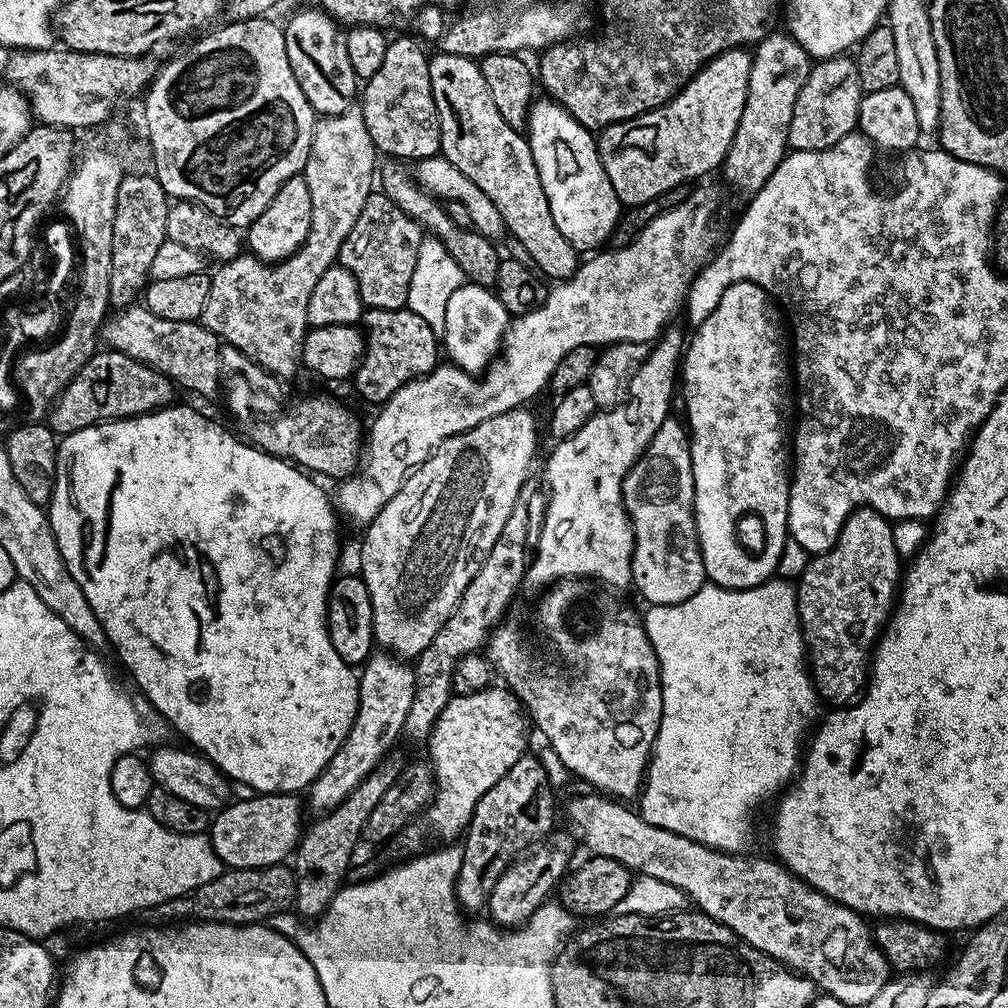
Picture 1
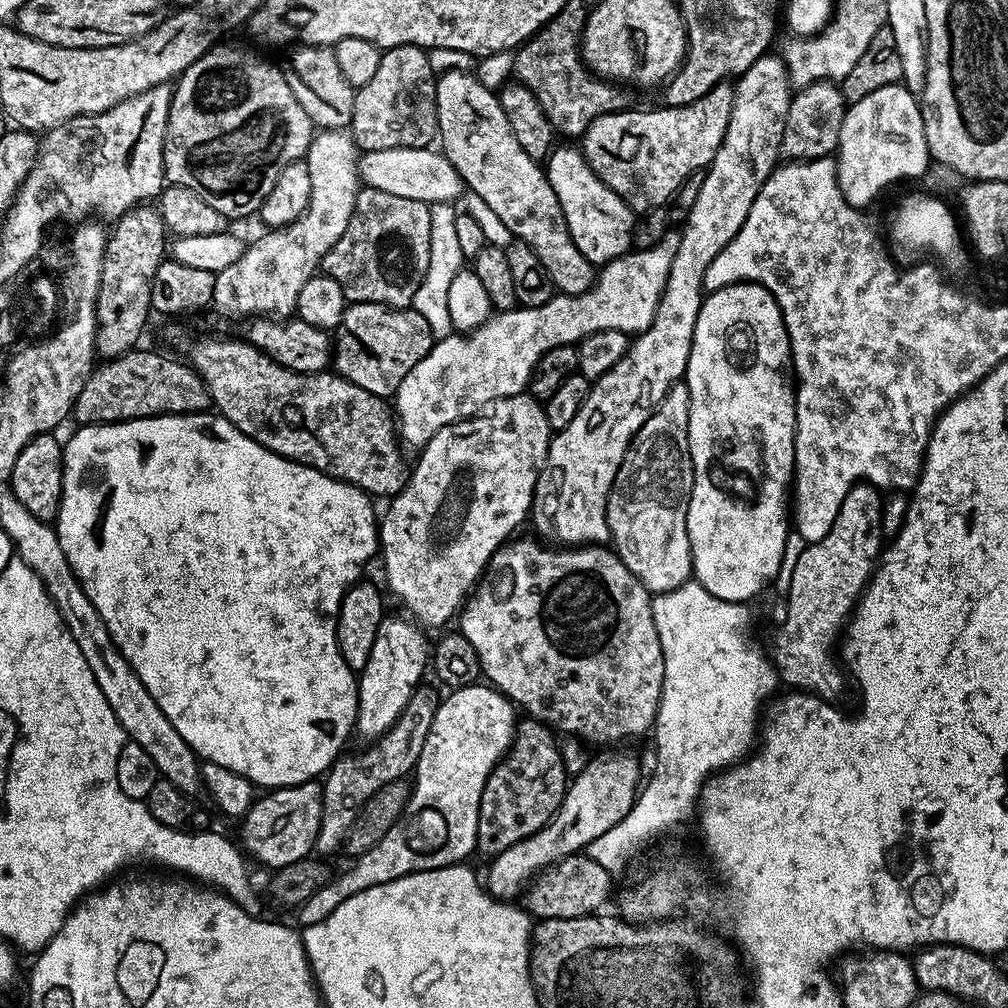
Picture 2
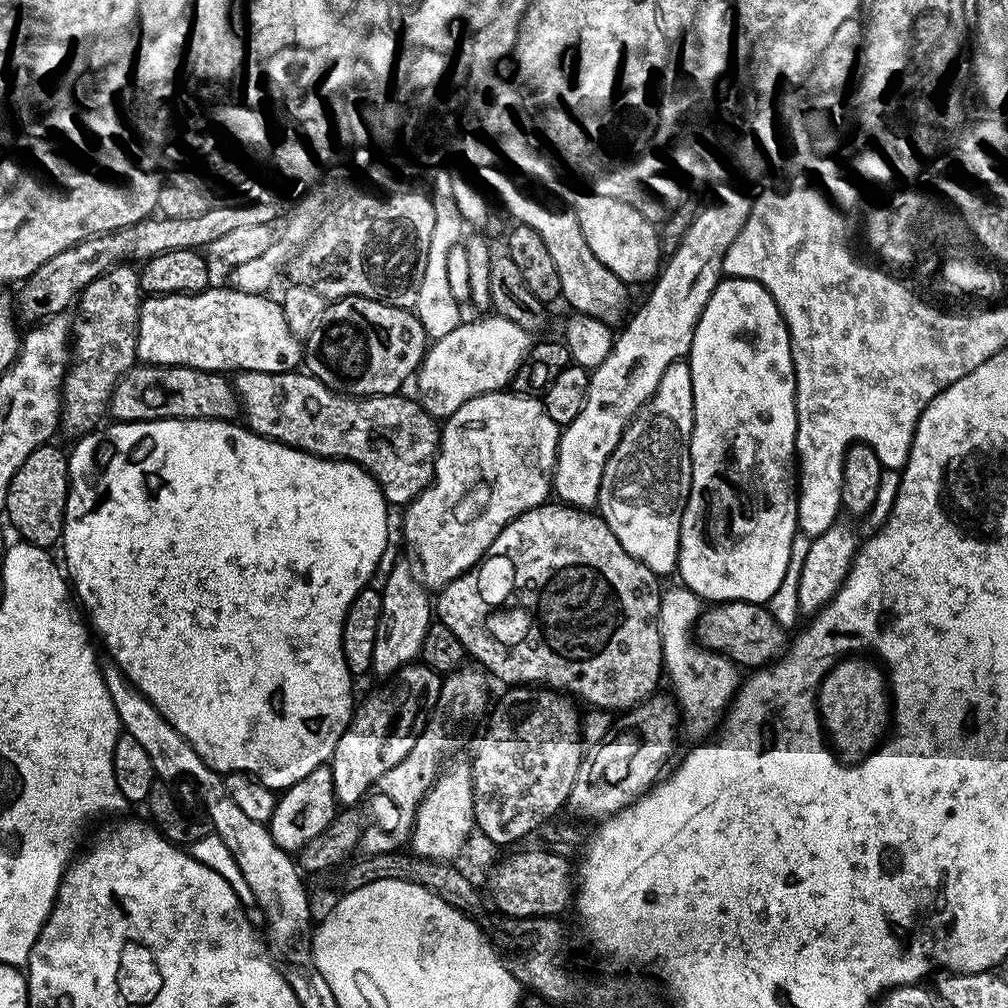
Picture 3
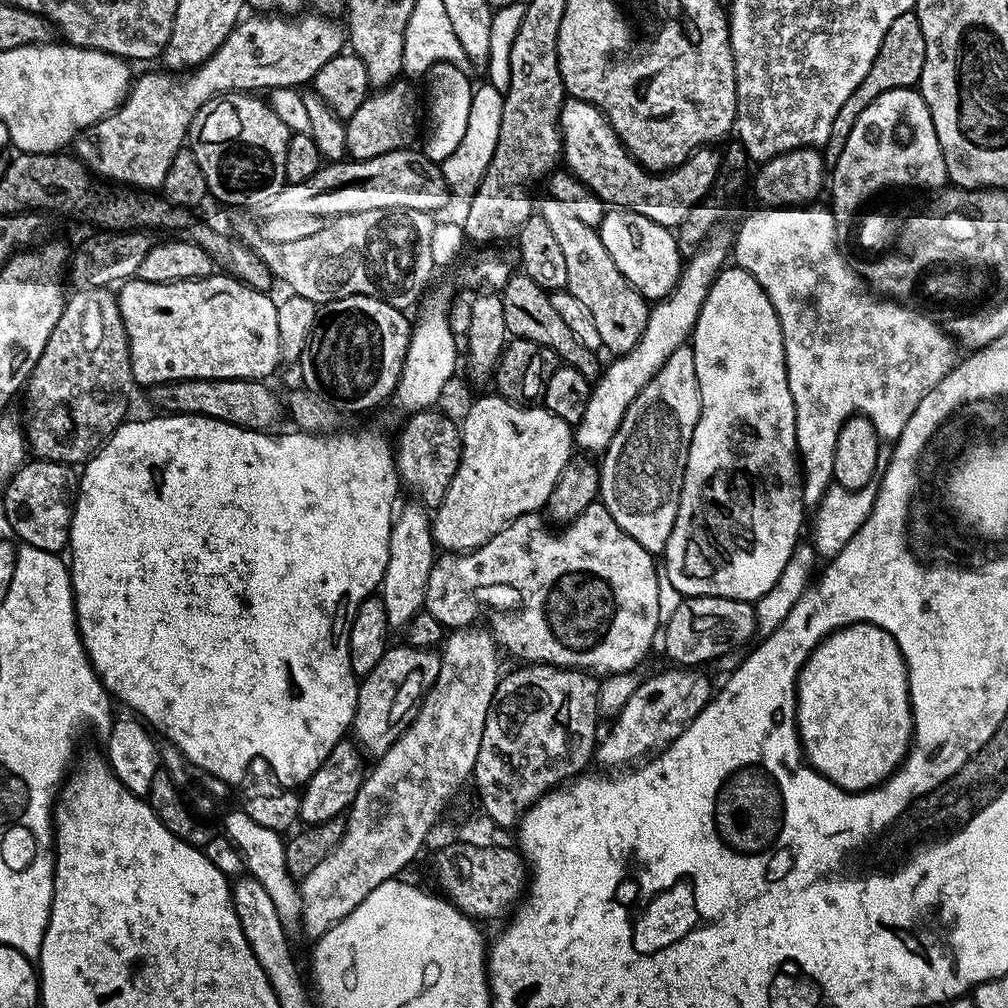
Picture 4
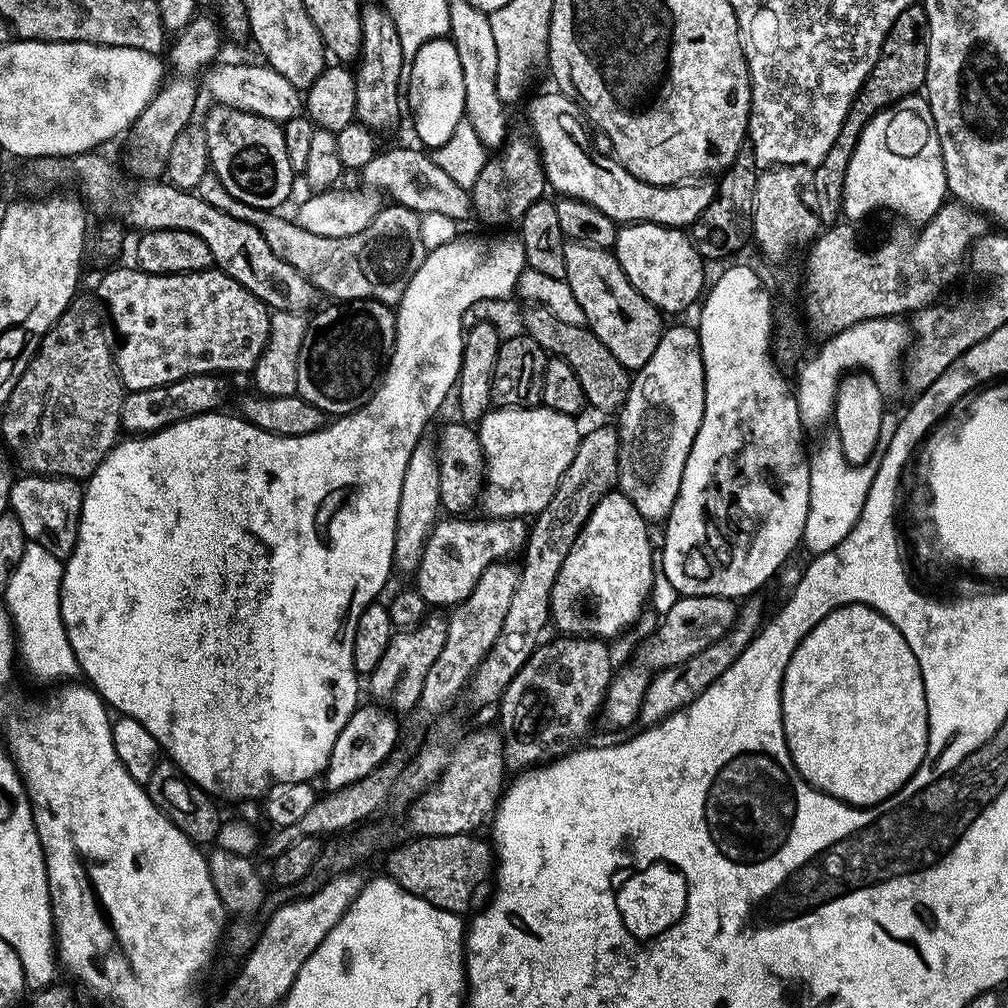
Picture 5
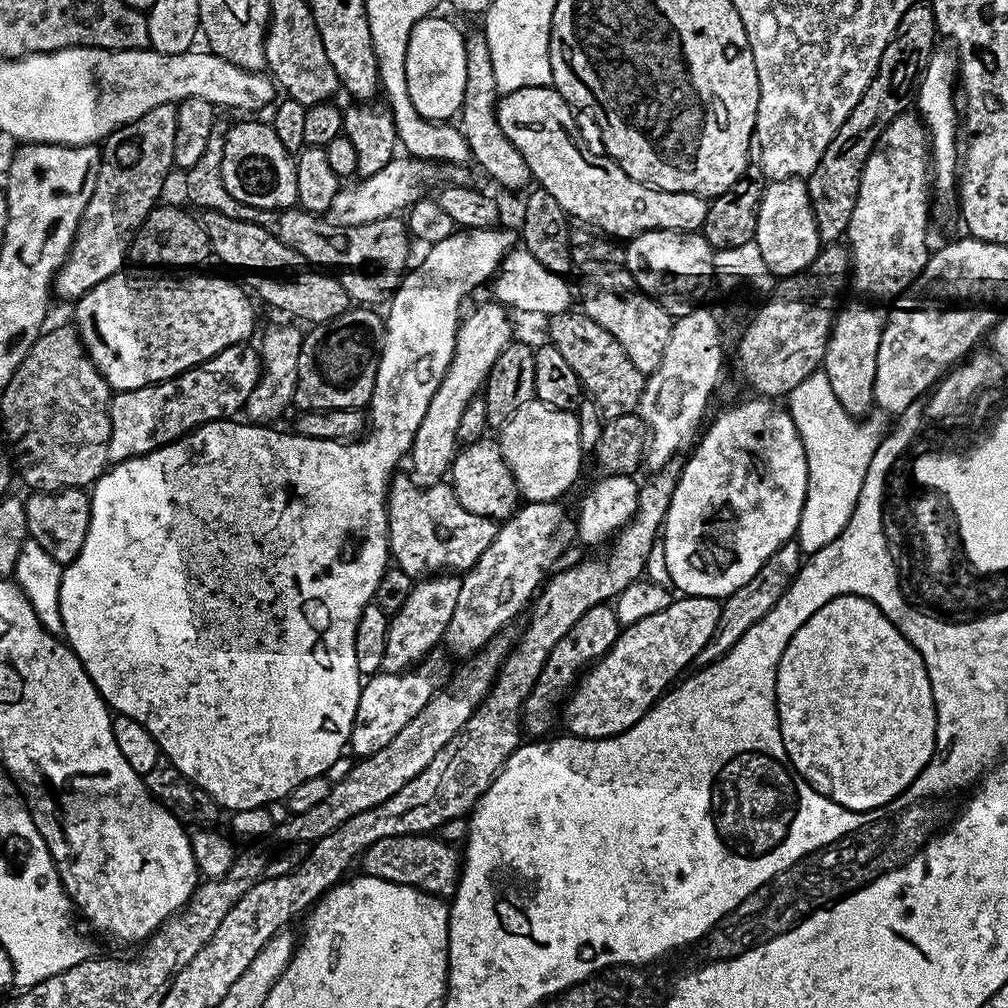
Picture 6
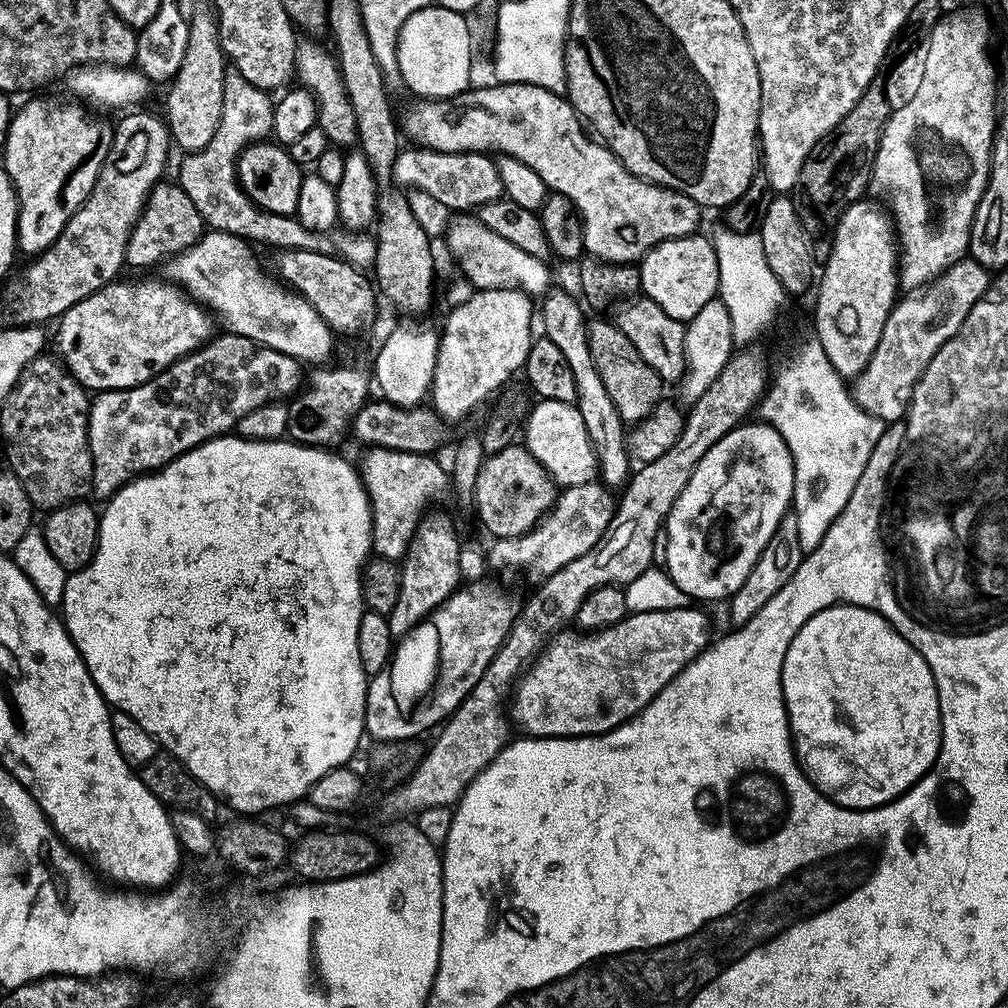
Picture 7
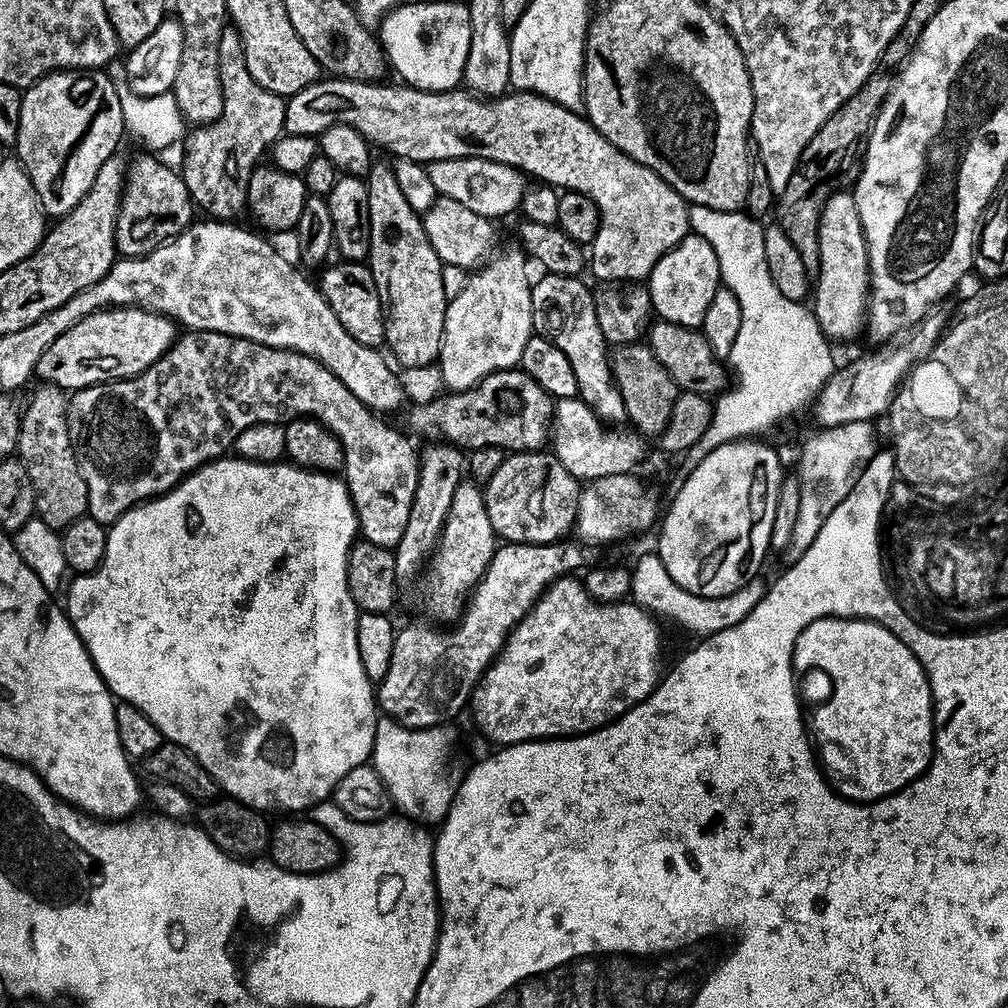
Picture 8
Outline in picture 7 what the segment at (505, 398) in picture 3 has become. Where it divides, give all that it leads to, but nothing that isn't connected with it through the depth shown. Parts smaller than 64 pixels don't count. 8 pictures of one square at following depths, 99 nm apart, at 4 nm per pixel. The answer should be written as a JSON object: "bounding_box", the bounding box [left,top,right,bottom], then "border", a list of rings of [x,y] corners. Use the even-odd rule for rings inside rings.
{"bounding_box":[522,399,597,486],"border":[[[537,399],[522,424],[522,444],[560,486],[582,486],[597,479],[596,455],[590,446],[582,414],[575,404]]]}

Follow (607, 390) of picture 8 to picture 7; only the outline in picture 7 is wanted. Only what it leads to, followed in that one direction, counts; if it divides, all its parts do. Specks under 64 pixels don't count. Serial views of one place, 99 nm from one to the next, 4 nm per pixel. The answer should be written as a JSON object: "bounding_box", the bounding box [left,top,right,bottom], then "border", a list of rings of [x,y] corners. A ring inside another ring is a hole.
{"bounding_box":[538,291,630,490],"border":[[[549,291],[543,297],[542,303],[538,308],[538,320],[544,323],[543,335],[550,342],[554,342],[554,346],[558,346],[558,350],[562,350],[566,363],[570,365],[570,371],[574,374],[574,386],[576,387],[576,409],[582,414],[582,422],[586,426],[586,434],[590,440],[590,446],[596,455],[596,467],[598,469],[599,479],[605,488],[609,490],[623,489],[627,484],[630,475],[630,457],[626,451],[626,425],[621,420],[618,410],[614,410],[614,402],[610,402],[610,394],[606,394],[606,386],[602,386],[602,378],[598,378],[598,370],[594,366],[594,358],[590,358],[590,350],[588,349],[588,326],[586,323],[586,315],[580,309],[581,301],[575,295],[571,296],[568,292]]]}

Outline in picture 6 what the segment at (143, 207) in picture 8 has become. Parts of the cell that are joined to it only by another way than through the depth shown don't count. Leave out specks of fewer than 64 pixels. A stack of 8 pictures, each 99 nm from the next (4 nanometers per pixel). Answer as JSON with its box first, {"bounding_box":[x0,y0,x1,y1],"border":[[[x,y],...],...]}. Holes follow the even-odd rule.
{"bounding_box":[128,203,212,270],"border":[[[161,203],[153,208],[152,213],[142,222],[142,226],[132,237],[128,248],[131,263],[136,266],[167,266],[172,270],[192,270],[195,264],[212,256],[210,238],[203,223],[187,212],[189,209],[175,208],[172,204]]]}

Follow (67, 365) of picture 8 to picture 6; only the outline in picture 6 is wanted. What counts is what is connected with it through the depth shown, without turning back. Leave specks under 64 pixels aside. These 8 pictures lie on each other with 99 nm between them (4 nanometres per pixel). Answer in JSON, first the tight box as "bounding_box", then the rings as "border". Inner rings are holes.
{"bounding_box":[74,268,256,392],"border":[[[126,268],[114,273],[110,278],[103,279],[98,286],[94,286],[79,300],[75,301],[74,321],[78,336],[91,361],[97,367],[99,373],[104,377],[111,391],[129,392],[130,390],[142,389],[143,386],[154,385],[158,382],[172,380],[181,373],[187,372],[200,364],[204,364],[210,357],[217,356],[222,350],[230,345],[243,343],[250,340],[250,336],[256,324],[256,308],[252,304],[251,295],[245,292],[236,284],[220,276],[192,276],[196,274],[177,274],[162,270]]]}

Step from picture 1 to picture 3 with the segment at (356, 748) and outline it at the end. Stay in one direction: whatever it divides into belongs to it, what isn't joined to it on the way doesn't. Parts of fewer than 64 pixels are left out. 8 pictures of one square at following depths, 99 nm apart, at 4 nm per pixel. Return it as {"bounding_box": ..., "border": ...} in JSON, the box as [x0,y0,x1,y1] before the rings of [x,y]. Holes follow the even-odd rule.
{"bounding_box":[372,564,434,678],"border":[[[409,564],[394,565],[380,588],[382,614],[378,618],[378,634],[374,638],[372,672],[383,678],[395,676],[399,668],[405,668],[419,657],[426,630],[434,622],[434,604],[429,589]]]}

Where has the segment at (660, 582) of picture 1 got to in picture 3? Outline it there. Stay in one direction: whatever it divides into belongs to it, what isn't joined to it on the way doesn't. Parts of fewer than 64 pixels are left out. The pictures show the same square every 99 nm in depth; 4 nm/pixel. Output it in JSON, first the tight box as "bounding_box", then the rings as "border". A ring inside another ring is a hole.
{"bounding_box":[598,359,694,578],"border":[[[687,359],[676,360],[666,366],[658,390],[654,390],[636,416],[626,426],[614,454],[602,470],[598,514],[610,526],[614,538],[622,542],[622,550],[630,554],[642,566],[646,566],[658,578],[677,571],[676,559],[680,549],[680,523],[692,485],[692,427],[694,426],[694,382]]]}

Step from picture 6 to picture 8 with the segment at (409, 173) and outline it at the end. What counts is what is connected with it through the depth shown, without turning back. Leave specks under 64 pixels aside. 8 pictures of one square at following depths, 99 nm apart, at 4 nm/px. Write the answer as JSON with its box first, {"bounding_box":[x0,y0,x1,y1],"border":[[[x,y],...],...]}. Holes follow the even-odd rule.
{"bounding_box":[427,156,528,218],"border":[[[481,156],[433,160],[427,165],[427,169],[430,182],[434,182],[434,190],[439,195],[454,198],[454,202],[462,202],[462,206],[474,210],[474,214],[489,218],[504,216],[512,211],[515,213],[528,189],[527,175],[520,169]]]}

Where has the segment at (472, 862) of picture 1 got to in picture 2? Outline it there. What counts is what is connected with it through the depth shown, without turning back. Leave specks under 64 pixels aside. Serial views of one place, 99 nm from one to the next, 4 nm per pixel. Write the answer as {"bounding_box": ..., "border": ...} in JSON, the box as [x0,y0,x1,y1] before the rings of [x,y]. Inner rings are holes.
{"bounding_box":[476,718,570,857],"border":[[[524,718],[517,723],[512,745],[486,778],[482,790],[476,842],[480,852],[496,857],[507,847],[514,846],[514,842],[536,835],[560,809],[570,776],[564,773],[564,760],[555,738],[553,729],[538,720]]]}

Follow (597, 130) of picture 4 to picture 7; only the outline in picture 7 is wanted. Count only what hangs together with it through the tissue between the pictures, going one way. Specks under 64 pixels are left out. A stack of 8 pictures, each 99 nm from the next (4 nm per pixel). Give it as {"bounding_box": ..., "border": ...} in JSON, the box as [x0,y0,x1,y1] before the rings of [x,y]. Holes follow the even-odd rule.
{"bounding_box":[402,82,702,264],"border":[[[492,82],[489,88],[475,88],[473,87],[467,92],[459,92],[457,96],[448,96],[445,100],[420,98],[412,102],[416,104],[410,105],[405,110],[404,116],[402,112],[402,128],[406,133],[407,139],[409,136],[412,139],[409,141],[415,142],[417,145],[425,148],[433,148],[435,152],[482,152],[485,154],[493,152],[501,156],[513,156],[514,158],[518,158],[518,162],[526,162],[526,166],[530,166],[530,170],[534,170],[534,174],[538,174],[538,178],[542,178],[545,189],[561,192],[562,194],[566,194],[566,198],[570,198],[570,202],[576,207],[576,213],[580,216],[580,227],[584,229],[584,252],[589,257],[602,260],[606,264],[636,264],[643,260],[644,256],[654,246],[658,246],[667,240],[677,240],[683,236],[691,236],[699,229],[696,227],[700,224],[702,209],[699,204],[694,202],[694,198],[690,198],[673,188],[664,188],[661,184],[651,184],[648,180],[641,180],[639,176],[628,172],[626,166],[622,166],[622,162],[607,146],[601,143],[599,139],[589,135],[585,125],[582,123],[581,117],[576,115],[576,109],[568,103],[567,99],[561,93],[551,92],[542,86],[502,84],[499,82]]]}

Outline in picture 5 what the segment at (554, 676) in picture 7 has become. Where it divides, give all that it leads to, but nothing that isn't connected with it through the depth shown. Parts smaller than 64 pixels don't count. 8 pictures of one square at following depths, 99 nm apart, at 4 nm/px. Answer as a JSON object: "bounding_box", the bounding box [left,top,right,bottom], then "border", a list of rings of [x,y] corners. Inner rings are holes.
{"bounding_box":[602,596,737,728],"border":[[[690,596],[677,599],[677,604],[664,616],[664,621],[656,628],[656,633],[636,652],[636,661],[629,668],[615,673],[612,685],[604,695],[602,720],[612,728],[628,728],[637,723],[642,698],[648,689],[648,683],[655,673],[662,668],[669,668],[683,660],[690,660],[698,650],[724,635],[732,627],[737,605],[722,602],[718,596]]]}

